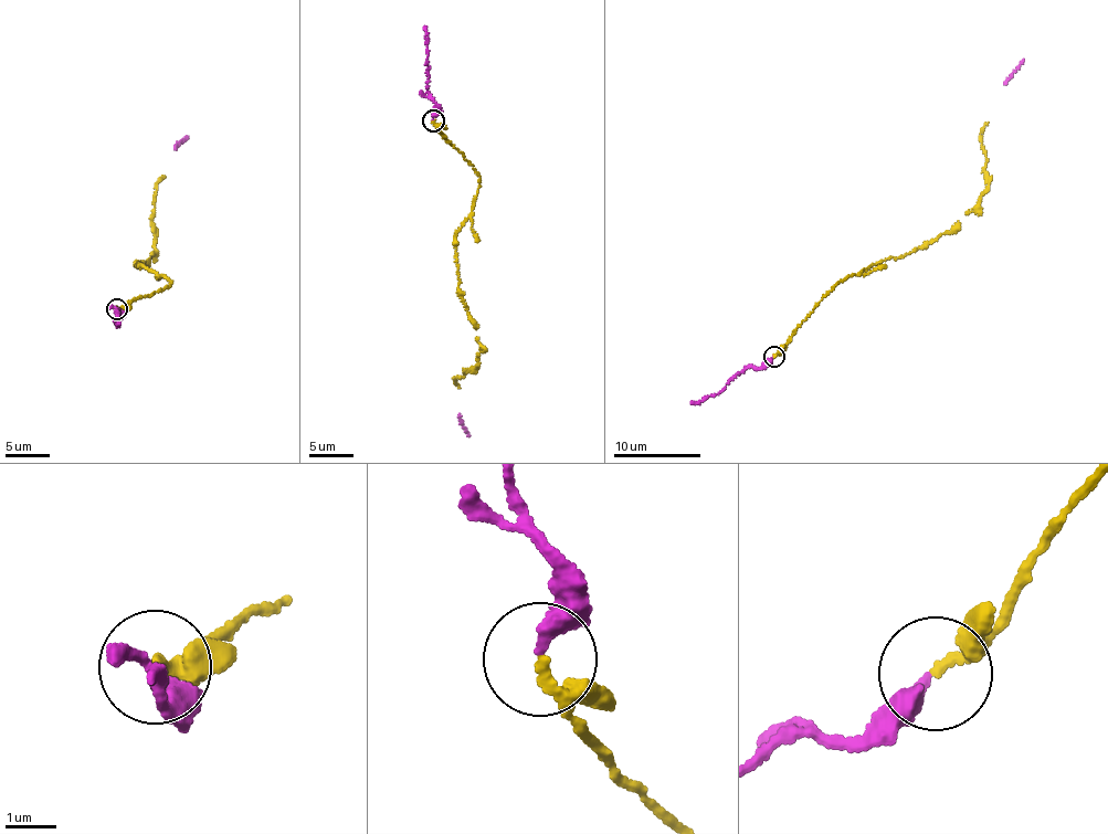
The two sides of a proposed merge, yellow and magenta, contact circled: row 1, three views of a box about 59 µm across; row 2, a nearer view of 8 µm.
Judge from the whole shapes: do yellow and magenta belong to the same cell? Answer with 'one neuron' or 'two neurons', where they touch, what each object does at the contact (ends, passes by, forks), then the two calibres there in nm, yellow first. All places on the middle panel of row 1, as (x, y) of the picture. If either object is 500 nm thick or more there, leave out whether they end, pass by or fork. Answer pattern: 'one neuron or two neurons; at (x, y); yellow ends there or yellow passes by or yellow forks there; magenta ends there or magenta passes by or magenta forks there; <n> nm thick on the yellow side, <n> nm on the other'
one neuron; at (433, 120); yellow passes by; magenta ends there; 130 nm thick on the yellow side, 320 nm on the other

